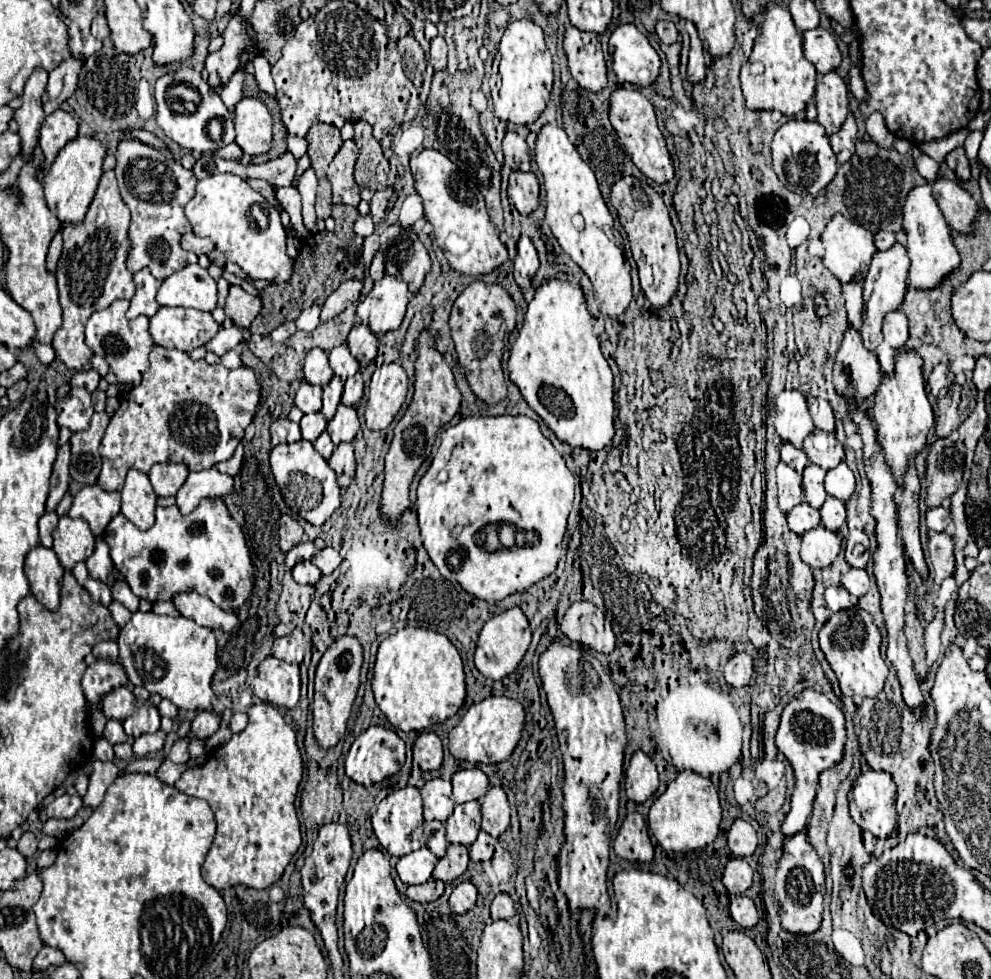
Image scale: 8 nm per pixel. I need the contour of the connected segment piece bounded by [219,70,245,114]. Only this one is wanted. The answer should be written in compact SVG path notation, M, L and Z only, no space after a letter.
M239 70L239 72L235 72L235 76L231 78L231 82L219 92L223 104L227 106L227 110L229 110L231 114L233 114L233 110L235 110L235 104L243 98L243 80L245 80L245 72Z

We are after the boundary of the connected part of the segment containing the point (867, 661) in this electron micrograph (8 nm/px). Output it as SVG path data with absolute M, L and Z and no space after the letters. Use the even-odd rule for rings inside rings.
M861 608L837 612L819 632L819 644L837 674L843 696L851 698L875 698L887 680L887 664L881 658L881 634L873 624L871 616Z

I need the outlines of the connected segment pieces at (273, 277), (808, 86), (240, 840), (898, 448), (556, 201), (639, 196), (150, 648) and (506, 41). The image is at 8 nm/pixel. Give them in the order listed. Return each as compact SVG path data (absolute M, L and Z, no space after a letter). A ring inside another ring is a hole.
M213 174L199 180L193 200L185 206L185 216L197 236L207 236L215 242L227 260L235 262L245 274L275 284L289 282L293 274L293 258L287 256L287 234L277 208L273 208L247 180L235 174Z
M781 6L769 8L765 20L759 24L753 52L741 68L741 88L747 108L779 110L785 116L797 116L813 100L815 78L815 66L803 56L803 38L793 24L791 12Z
M265 702L253 704L247 716L249 724L243 732L233 734L233 738L227 744L207 754L207 762L203 766L185 770L181 778L175 782L177 790L195 798L203 798L213 808L217 820L217 836L205 858L201 874L203 880L217 890L225 890L237 884L245 884L255 890L273 886L301 846L301 830L293 802L297 796L297 786L303 776L303 764L301 752L297 748L295 730L283 720L277 708Z
M901 350L895 358L895 372L893 376L883 376L881 386L875 392L875 408L873 420L877 428L877 440L885 450L887 466L895 476L899 488L903 488L903 478L907 468L913 464L915 456L925 448L927 432L935 424L933 408L925 394L925 382L921 372L921 358L911 350Z
M545 124L541 128L535 144L535 162L543 174L547 190L545 220L551 226L553 236L557 238L565 254L589 276L601 302L601 312L609 318L619 320L633 300L629 264L623 250L623 238L615 230L613 216L601 196L593 170L581 160L565 130L557 128L555 124ZM577 214L581 214L585 220L583 230L577 230L573 224L573 218Z
M621 178L619 182L615 182L611 188L611 202L617 208L619 222L629 236L631 252L639 270L641 288L651 306L663 310L679 290L679 272L681 272L677 234L671 224L669 210L663 204L663 198L649 184L637 178Z
M133 612L125 628L121 628L117 642L119 658L131 684L145 686L151 694L171 700L177 708L215 712L211 678L217 670L217 642L211 628L199 626L183 616Z
M515 20L505 30L499 44L499 68L489 78L493 112L499 120L513 124L531 124L545 110L553 86L553 60L545 46L544 32L531 20Z

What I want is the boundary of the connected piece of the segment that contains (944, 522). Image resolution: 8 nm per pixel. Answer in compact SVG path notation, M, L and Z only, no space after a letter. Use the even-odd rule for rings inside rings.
M945 506L929 508L927 512L927 528L933 532L945 532L951 522L951 510Z

